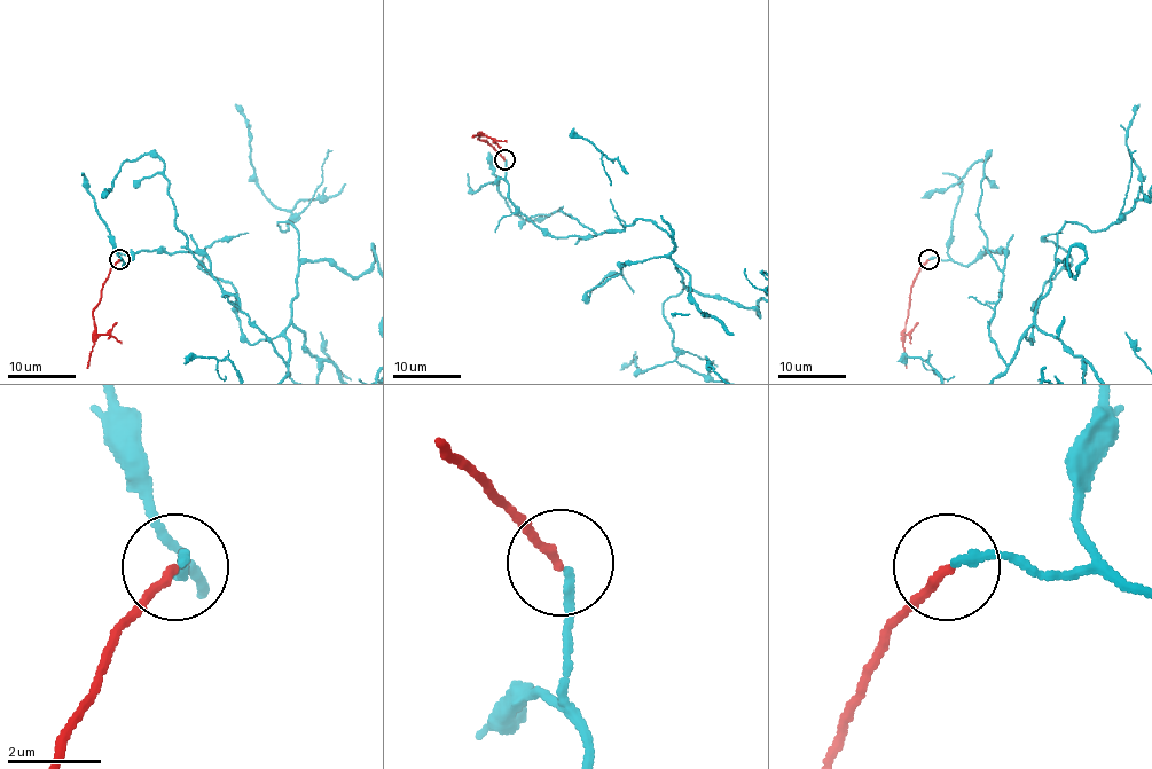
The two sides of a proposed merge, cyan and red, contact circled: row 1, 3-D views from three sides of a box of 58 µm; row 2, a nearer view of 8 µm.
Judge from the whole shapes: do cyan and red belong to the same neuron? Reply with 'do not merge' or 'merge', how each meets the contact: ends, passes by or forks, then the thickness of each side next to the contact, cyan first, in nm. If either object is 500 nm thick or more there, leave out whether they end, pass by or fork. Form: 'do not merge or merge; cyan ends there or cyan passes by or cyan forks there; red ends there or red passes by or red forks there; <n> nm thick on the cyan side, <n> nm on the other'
merge; cyan ends there; red ends there; 180 nm thick on the cyan side, 180 nm on the other

